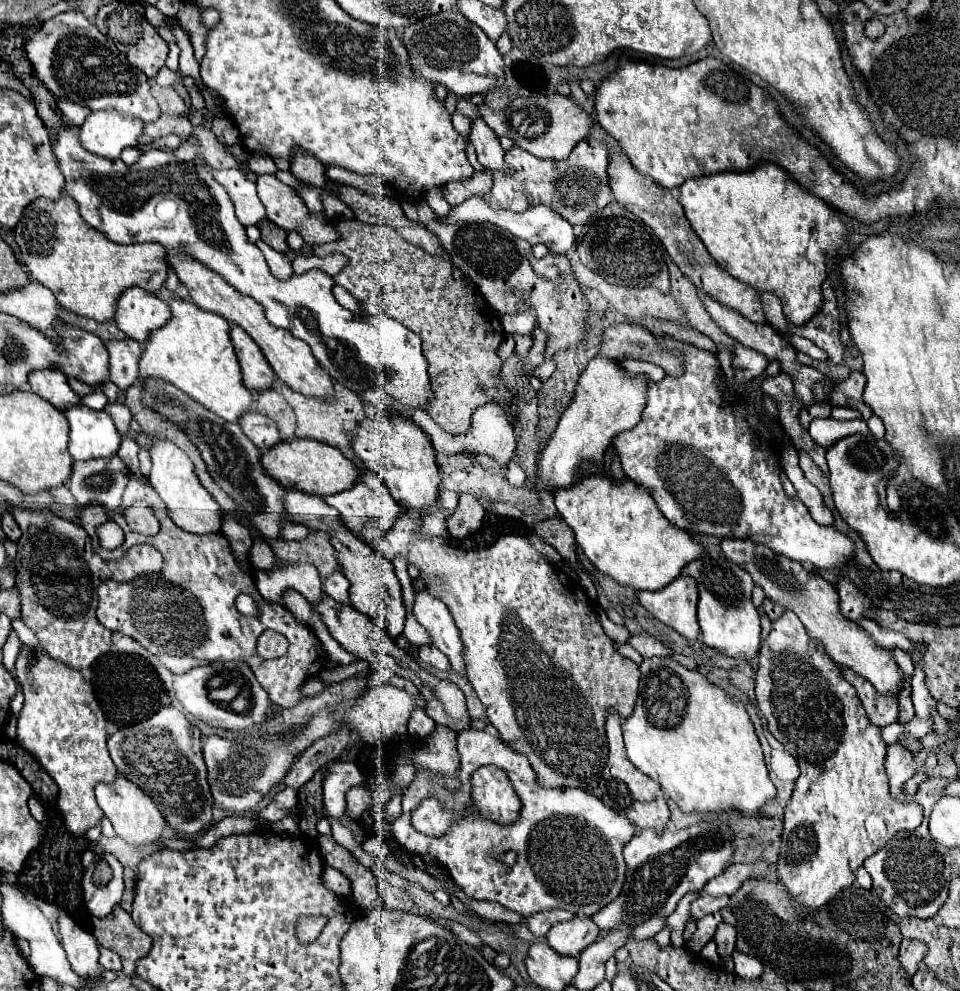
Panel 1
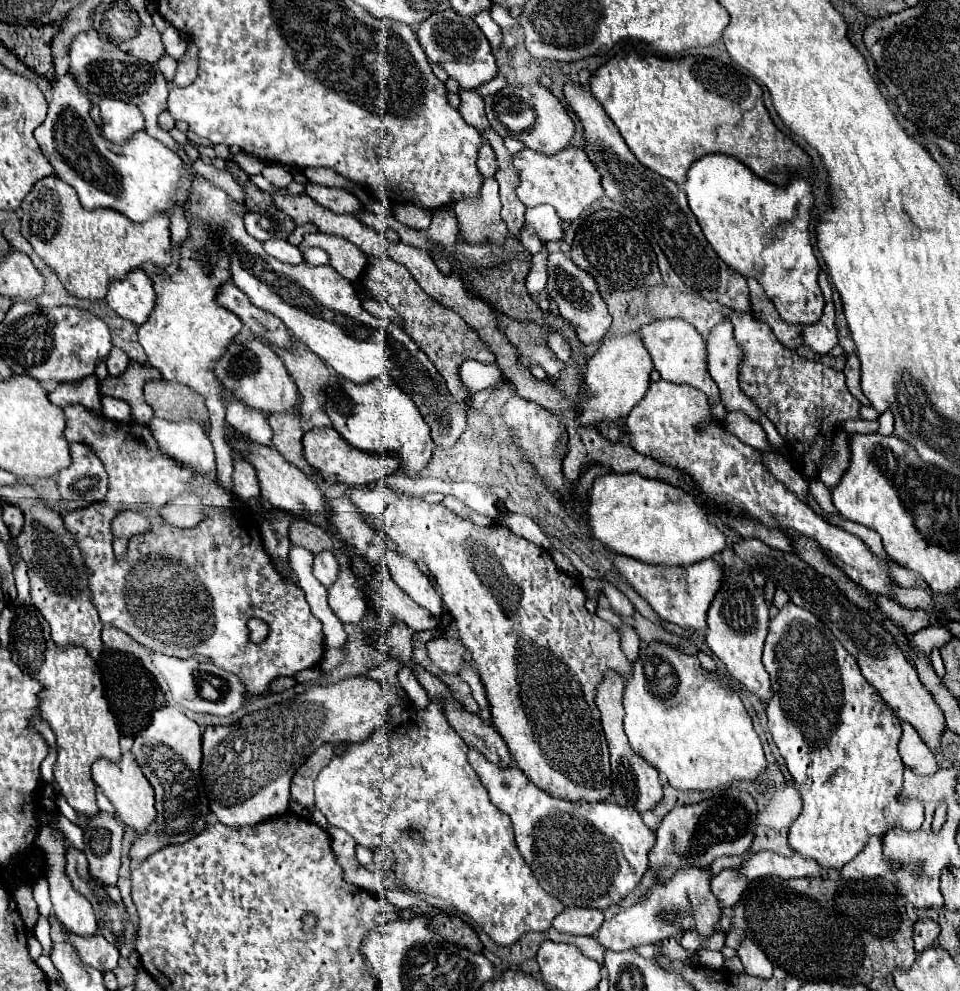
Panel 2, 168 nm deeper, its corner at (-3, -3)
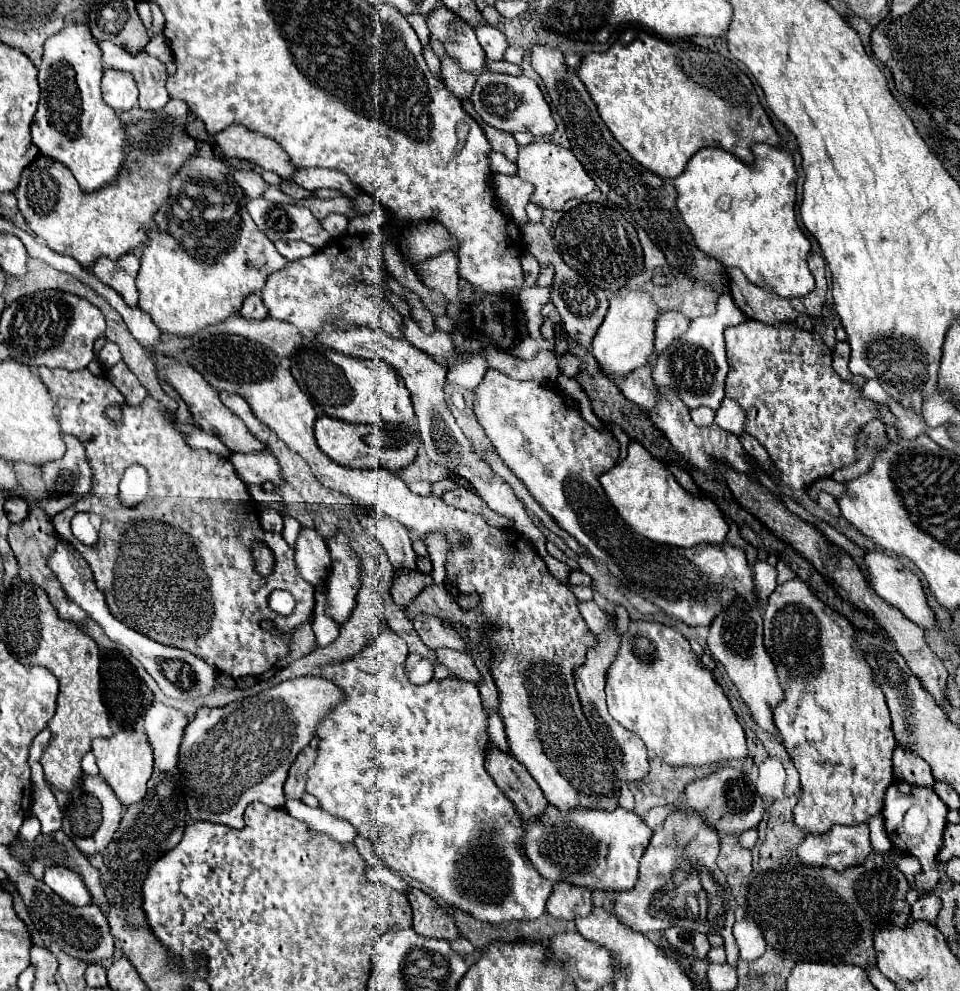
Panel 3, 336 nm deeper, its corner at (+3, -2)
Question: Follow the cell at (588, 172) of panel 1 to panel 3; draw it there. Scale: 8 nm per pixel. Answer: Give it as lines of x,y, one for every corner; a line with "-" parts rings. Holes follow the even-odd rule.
535,141
527,147
519,149
517,157
519,165
519,177
523,181
529,181
535,185
533,203
543,209
563,209
563,205
573,197
583,197
595,189
595,181
587,175
583,165
573,157
573,153
561,145
555,145
551,141

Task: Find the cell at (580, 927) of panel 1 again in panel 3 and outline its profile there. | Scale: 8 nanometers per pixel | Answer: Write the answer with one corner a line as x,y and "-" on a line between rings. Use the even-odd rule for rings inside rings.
557,881
551,897
547,899
547,911
557,919
567,921
573,921
577,915
589,915
591,907
591,891
579,889
577,885
567,885
565,881

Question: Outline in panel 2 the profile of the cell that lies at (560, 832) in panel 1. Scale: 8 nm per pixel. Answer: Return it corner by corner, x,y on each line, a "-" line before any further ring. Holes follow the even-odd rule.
469,748
469,764
477,772
483,786
487,788
491,802
509,818
513,818
517,848
547,894
553,894
553,898
557,898
565,906
577,906
577,908
595,906
597,910
605,910
609,906
617,906
621,900
627,898
627,894
635,890
635,886
639,884
641,876
647,870
647,854
655,842
653,832
645,826
637,810
623,808
613,802
591,804
585,800
569,802
553,798
551,794
545,794
533,782
529,782
527,776
517,766
507,766
507,768
493,766
483,754
477,754
477,750
473,748

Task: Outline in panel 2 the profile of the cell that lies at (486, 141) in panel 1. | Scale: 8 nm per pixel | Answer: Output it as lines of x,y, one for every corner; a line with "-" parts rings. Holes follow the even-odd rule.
459,90
459,98
461,98
459,112
461,112
463,120
467,124
471,124
473,128
477,128
481,134
485,134
491,126
485,118
483,98
477,94
477,90

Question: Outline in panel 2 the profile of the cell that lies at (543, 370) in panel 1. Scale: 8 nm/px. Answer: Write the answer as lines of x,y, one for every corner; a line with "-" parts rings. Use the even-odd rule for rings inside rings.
553,332
547,337
547,343
549,344
550,350
556,355
558,359
563,362
567,362
571,356
571,348
563,337

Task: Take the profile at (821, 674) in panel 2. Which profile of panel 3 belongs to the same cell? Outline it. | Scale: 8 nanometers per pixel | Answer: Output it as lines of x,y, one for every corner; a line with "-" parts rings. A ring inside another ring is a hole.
791,579
769,595
765,613
765,647
771,655
785,699
773,711
783,745
801,775
803,795
795,805
795,823
807,833
827,833
831,825
857,825
881,811
883,793
893,783
891,755
895,751
892,721
885,695
873,681
873,669
855,643
855,627
847,617
825,605
801,579

